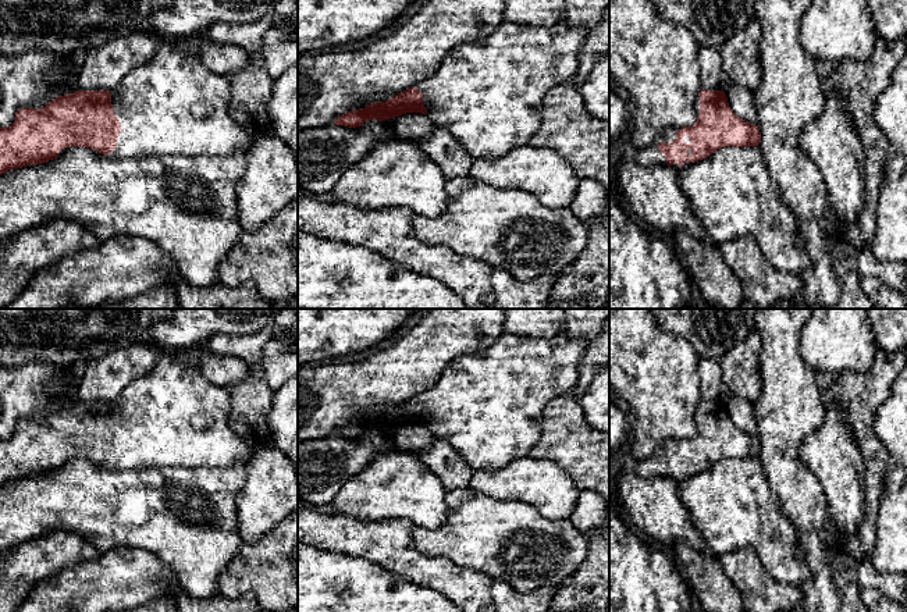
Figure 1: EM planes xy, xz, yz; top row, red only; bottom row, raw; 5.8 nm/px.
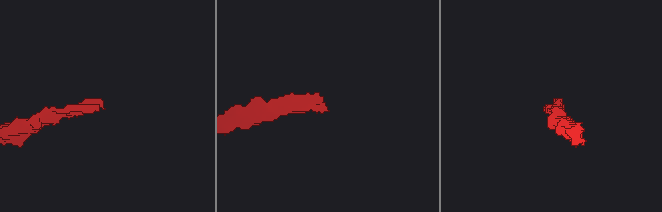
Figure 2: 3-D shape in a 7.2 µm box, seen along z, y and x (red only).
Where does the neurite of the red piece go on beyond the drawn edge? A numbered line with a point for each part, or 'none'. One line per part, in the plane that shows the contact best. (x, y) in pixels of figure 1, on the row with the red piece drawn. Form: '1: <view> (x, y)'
1: xy (173, 105)

